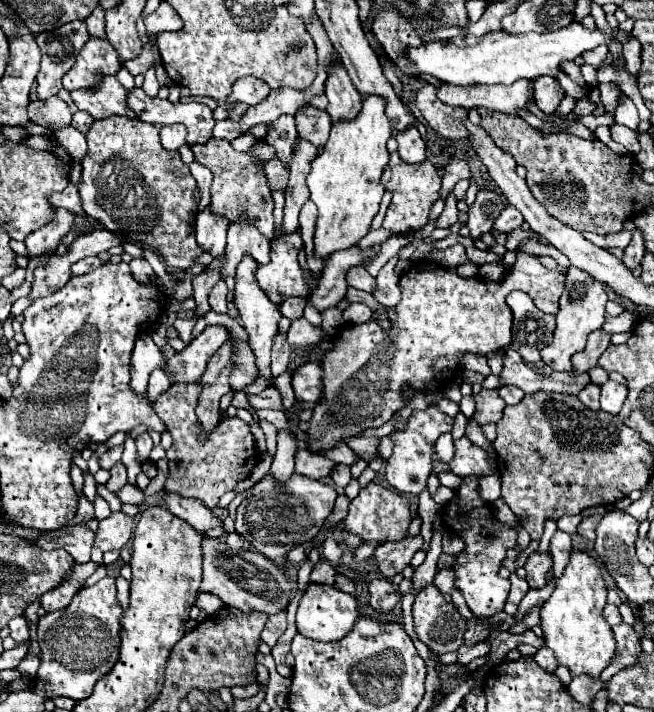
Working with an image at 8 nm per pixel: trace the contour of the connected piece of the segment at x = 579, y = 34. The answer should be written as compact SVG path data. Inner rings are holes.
M573 21L557 31L547 33L487 33L481 37L465 35L465 37L453 37L447 41L429 41L421 43L419 47L407 47L405 59L413 67L415 75L431 75L451 85L495 85L505 83L511 85L517 79L535 79L541 75L551 75L559 81L566 95L576 100L584 99L590 91L590 86L585 89L571 81L568 75L559 72L561 61L573 61L575 57L583 55L585 51L595 49L597 45L609 45L611 41L625 45L633 35L623 29L613 29L613 35L605 35L601 29L587 29L583 23Z

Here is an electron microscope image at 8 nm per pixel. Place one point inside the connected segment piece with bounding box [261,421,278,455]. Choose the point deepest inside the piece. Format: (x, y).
(270, 431)

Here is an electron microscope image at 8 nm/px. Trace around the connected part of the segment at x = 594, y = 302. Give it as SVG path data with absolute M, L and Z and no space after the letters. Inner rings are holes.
M567 267L565 273L565 289L559 299L559 311L557 311L557 329L553 343L549 347L541 349L541 359L553 367L555 371L569 371L571 369L571 355L581 351L585 347L587 337L601 329L605 323L605 305L609 301L607 293L607 283L597 281L589 277L583 269L577 267Z

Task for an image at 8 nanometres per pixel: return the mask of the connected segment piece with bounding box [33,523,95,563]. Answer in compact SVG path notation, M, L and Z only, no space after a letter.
M87 523L71 525L71 527L61 527L57 531L41 533L37 543L41 549L65 549L75 563L87 563L91 557L91 547L95 541L95 533L87 527Z

